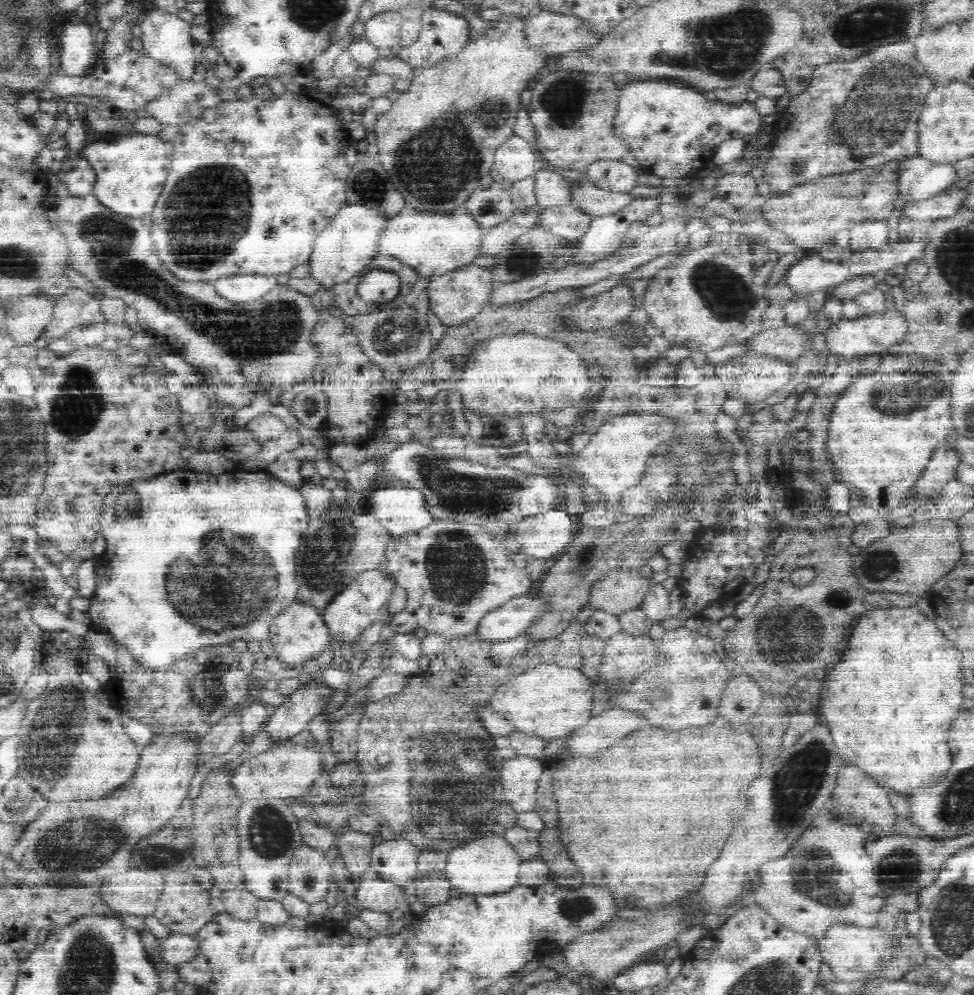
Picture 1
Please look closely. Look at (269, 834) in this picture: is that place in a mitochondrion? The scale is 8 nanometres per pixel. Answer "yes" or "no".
yes

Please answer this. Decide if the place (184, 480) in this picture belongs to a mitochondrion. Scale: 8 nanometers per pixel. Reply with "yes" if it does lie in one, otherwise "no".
no

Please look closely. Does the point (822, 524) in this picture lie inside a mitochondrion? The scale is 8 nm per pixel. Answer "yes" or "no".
no

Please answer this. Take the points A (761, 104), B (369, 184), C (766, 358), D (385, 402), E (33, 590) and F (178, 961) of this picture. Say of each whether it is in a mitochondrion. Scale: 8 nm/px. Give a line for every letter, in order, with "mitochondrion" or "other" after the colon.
A: other
B: mitochondrion
C: other
D: other
E: other
F: other

